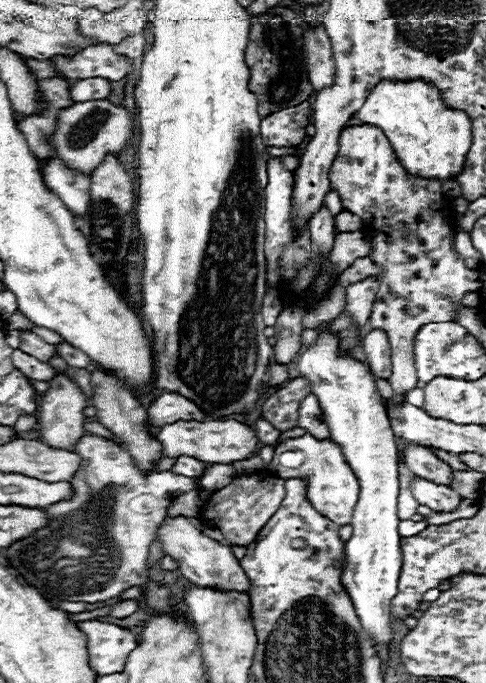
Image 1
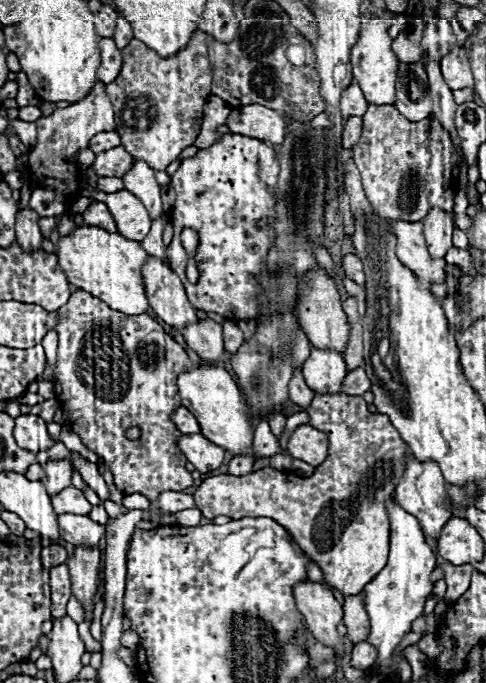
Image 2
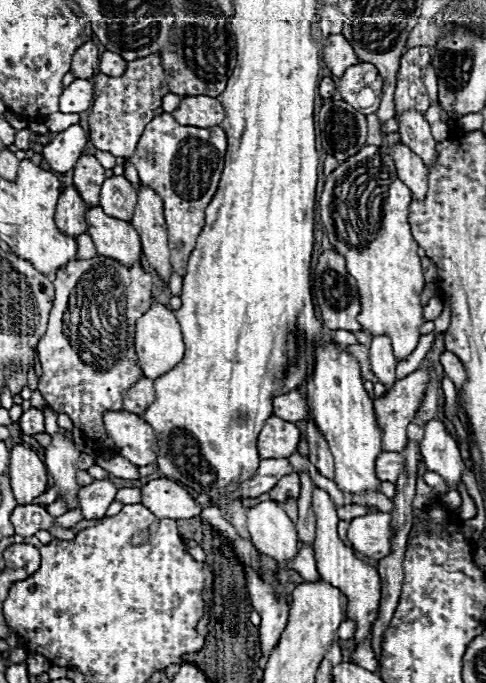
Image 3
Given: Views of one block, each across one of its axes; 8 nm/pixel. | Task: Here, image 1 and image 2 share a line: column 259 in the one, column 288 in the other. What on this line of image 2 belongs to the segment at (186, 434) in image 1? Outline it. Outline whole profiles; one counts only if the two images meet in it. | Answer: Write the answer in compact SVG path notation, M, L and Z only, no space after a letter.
M302 424L290 434L288 452L310 466L320 466L328 456L328 436L310 424Z

